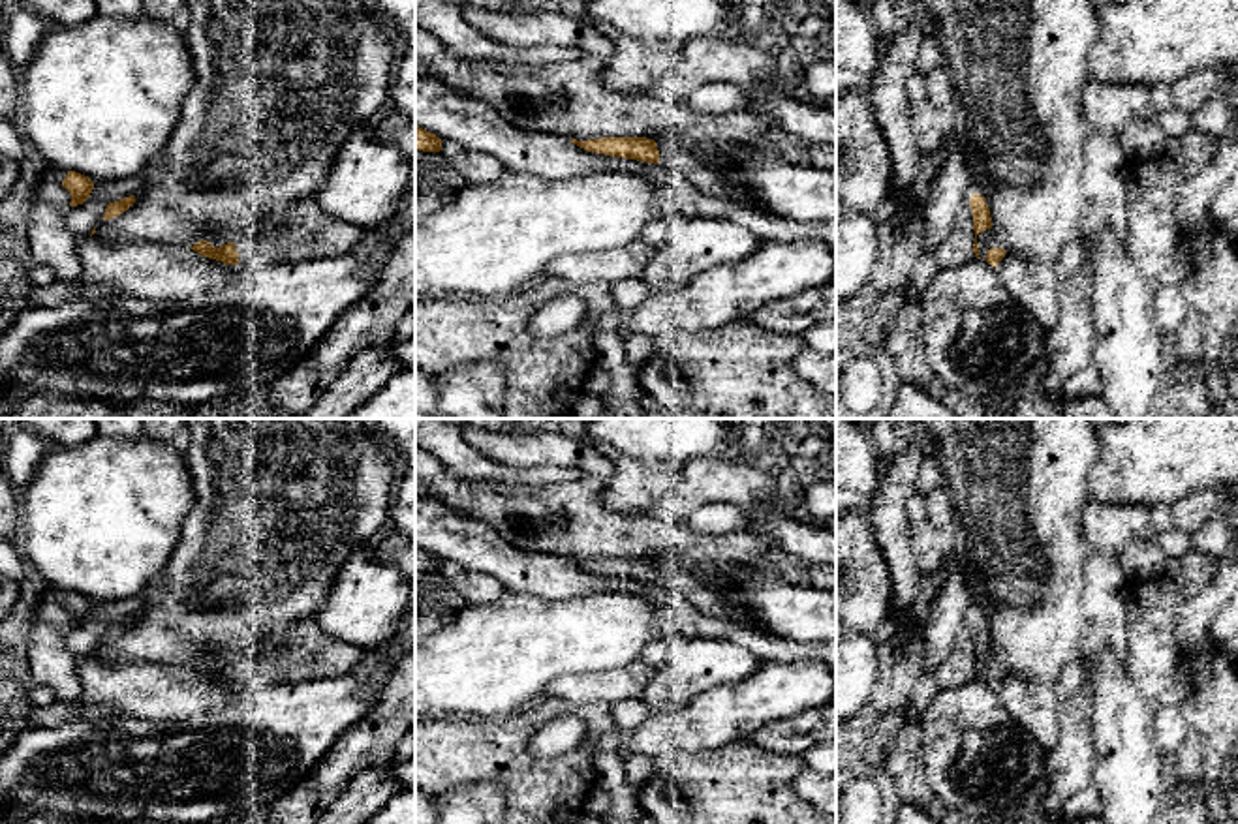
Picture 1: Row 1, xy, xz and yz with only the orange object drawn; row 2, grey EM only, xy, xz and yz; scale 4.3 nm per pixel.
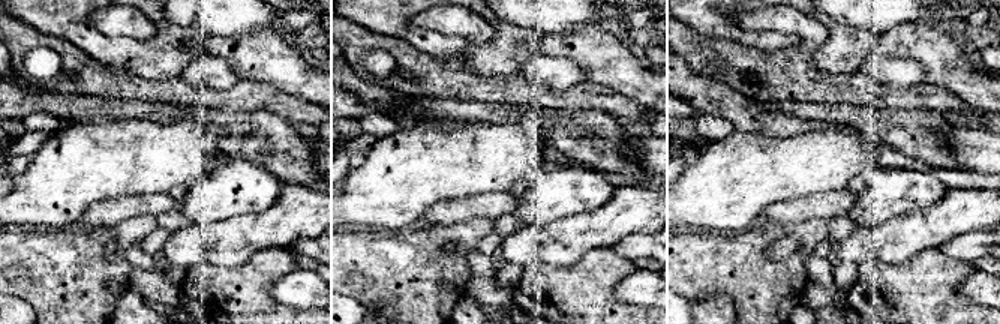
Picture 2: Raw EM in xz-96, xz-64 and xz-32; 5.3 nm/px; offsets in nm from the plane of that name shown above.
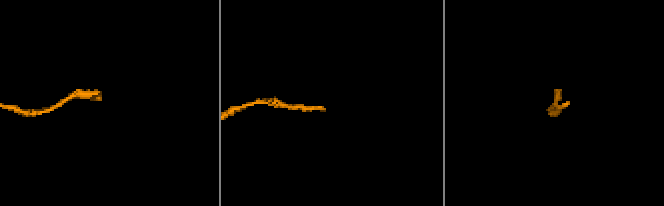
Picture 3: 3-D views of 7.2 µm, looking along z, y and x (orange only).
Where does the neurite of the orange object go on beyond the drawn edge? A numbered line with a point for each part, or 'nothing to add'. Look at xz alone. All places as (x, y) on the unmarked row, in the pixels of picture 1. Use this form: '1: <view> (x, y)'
1: xz (707, 586)

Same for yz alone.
1: yz (987, 659)

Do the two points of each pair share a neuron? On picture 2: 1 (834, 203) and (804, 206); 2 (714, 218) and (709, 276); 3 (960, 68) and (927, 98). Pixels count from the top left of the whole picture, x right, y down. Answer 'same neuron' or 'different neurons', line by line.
1: same neuron
2: different neurons
3: different neurons

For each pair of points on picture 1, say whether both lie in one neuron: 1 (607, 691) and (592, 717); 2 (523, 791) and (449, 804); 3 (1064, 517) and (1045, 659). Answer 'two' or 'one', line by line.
1: two
2: two
3: one

